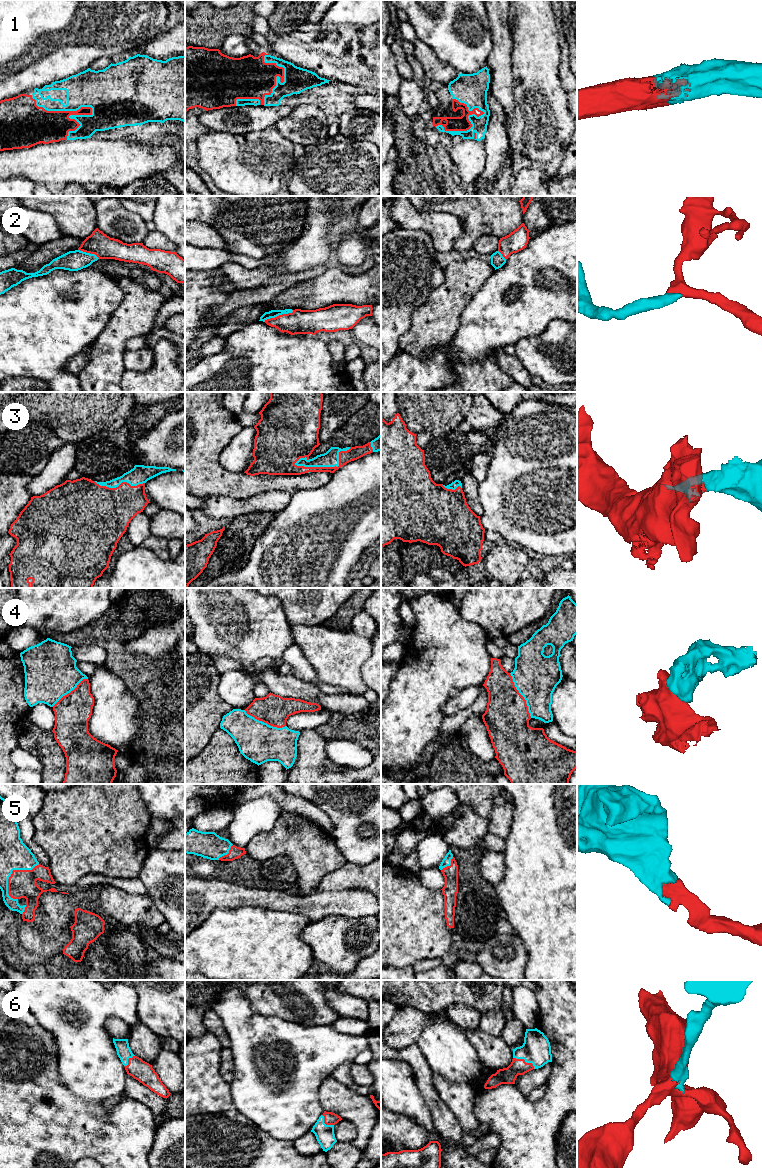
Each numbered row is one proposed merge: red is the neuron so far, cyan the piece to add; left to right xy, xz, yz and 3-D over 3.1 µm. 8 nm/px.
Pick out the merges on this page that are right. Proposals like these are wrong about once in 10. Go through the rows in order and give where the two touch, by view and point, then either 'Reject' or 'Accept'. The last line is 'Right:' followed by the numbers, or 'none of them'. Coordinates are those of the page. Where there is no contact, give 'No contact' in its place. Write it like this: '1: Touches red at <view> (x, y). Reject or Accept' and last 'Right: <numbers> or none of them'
1: Touches red at xy (62, 111). Accept
2: Touches red at xz (279, 315). Accept
3: Touches red at xz (328, 467). Accept
4: Touches red at yz (521, 695). Accept
5: Touches red at xy (12, 871). Accept
6: Touches red at yz (524, 1061). Accept
Right: 1, 2, 3, 4, 5, 6

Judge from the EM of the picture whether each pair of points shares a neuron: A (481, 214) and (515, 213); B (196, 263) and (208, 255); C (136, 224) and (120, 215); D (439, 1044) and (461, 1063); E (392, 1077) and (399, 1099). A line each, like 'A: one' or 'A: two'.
A: one
B: one
C: one
D: one
E: one

